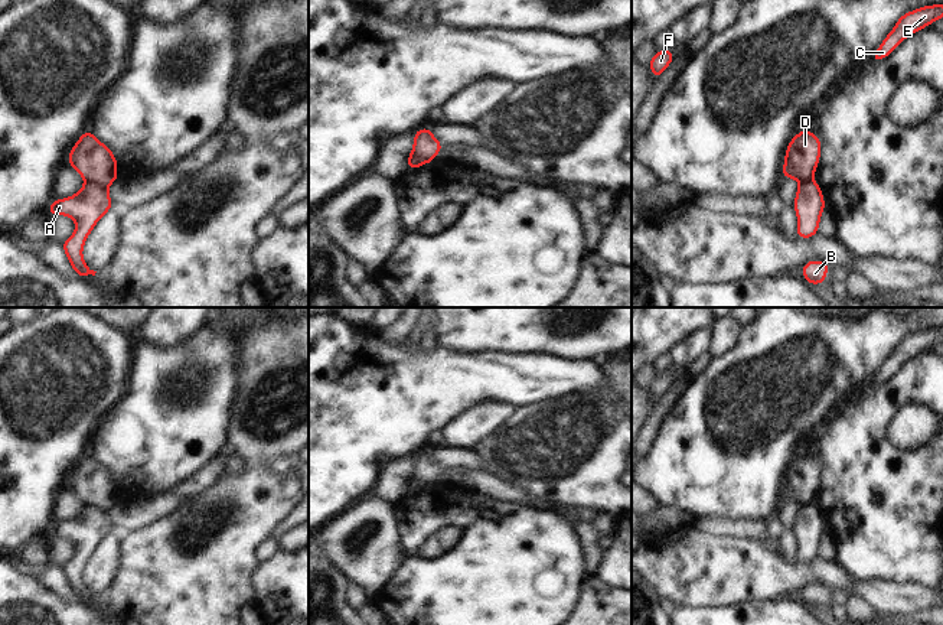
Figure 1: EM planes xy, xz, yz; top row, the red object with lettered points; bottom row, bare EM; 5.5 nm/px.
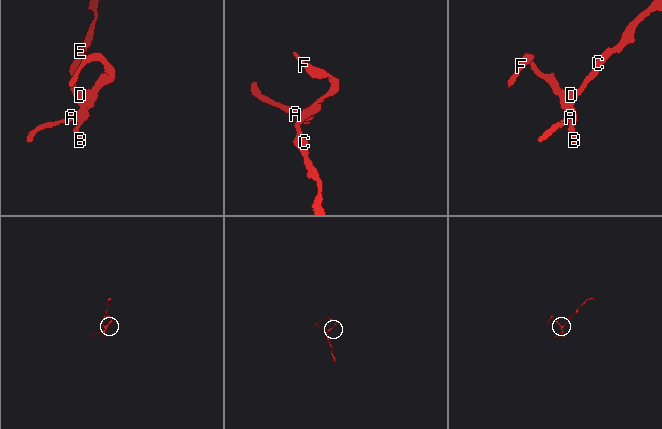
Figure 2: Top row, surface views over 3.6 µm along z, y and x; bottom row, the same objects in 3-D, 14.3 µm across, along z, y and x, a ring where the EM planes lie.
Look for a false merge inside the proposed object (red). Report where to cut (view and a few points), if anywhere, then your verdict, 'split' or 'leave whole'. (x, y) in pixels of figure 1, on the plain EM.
cut in xy along (85, 504), (105, 511); split

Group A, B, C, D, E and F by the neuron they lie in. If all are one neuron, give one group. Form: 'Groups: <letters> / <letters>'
Groups: A B / C D E F

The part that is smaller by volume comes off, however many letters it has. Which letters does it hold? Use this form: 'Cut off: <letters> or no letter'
Cut off: A, B

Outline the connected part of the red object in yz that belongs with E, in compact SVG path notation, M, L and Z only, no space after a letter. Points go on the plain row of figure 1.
M943 328L924 329L917 333L907 335L897 344L894 352L874 375L872 385L887 381L907 359L930 349L937 342L943 342Z

